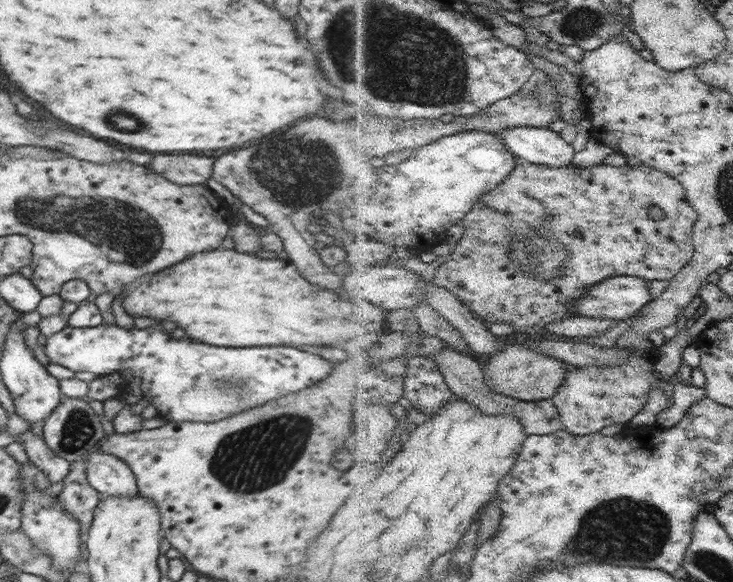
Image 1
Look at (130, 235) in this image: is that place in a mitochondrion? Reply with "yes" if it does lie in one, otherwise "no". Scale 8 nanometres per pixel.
yes

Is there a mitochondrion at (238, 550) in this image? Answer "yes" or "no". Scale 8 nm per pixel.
no

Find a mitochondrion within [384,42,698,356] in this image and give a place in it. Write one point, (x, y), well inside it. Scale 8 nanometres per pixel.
(548, 257)

